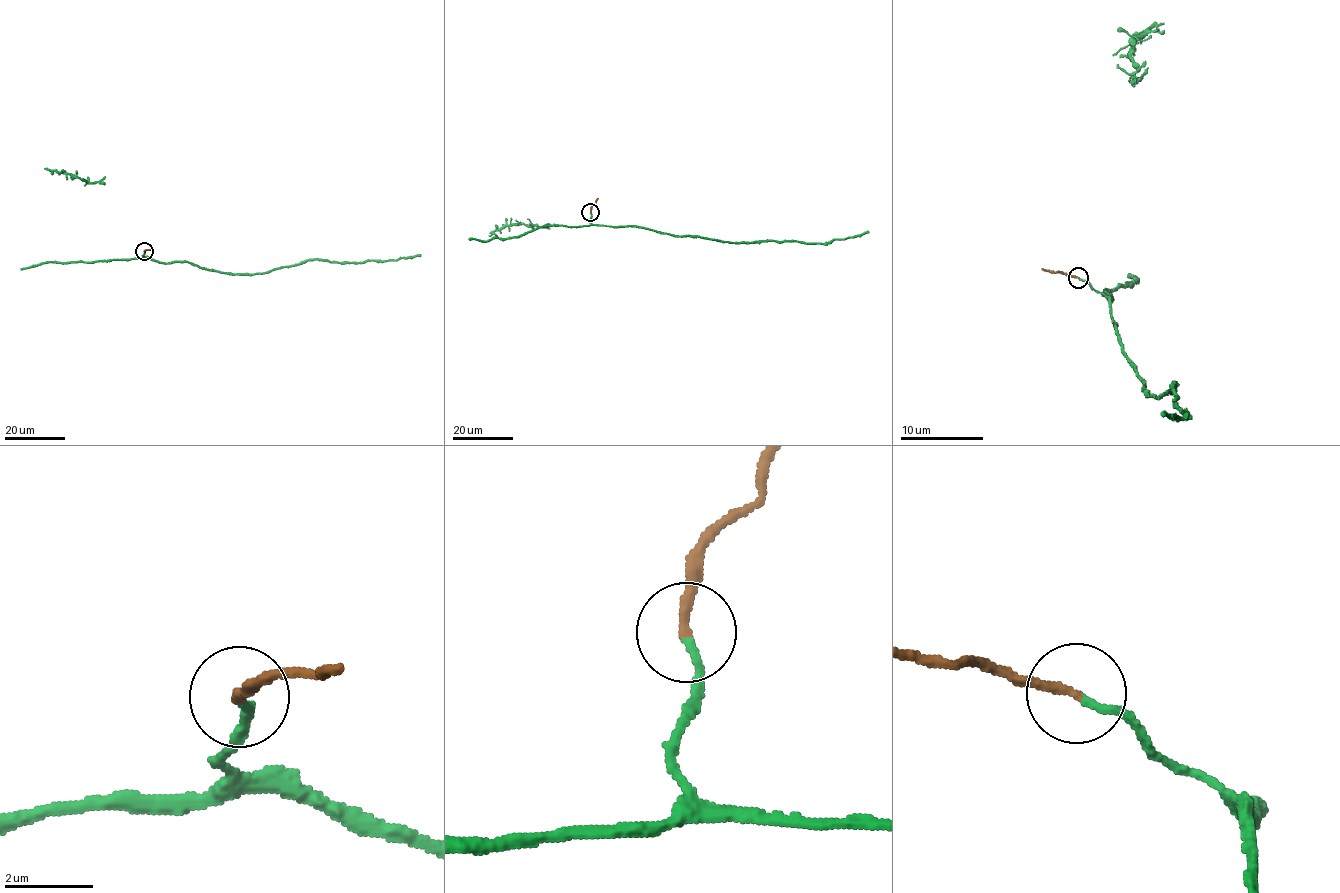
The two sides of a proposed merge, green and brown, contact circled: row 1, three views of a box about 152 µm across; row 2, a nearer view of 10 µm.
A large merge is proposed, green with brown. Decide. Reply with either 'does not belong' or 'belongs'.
belongs

